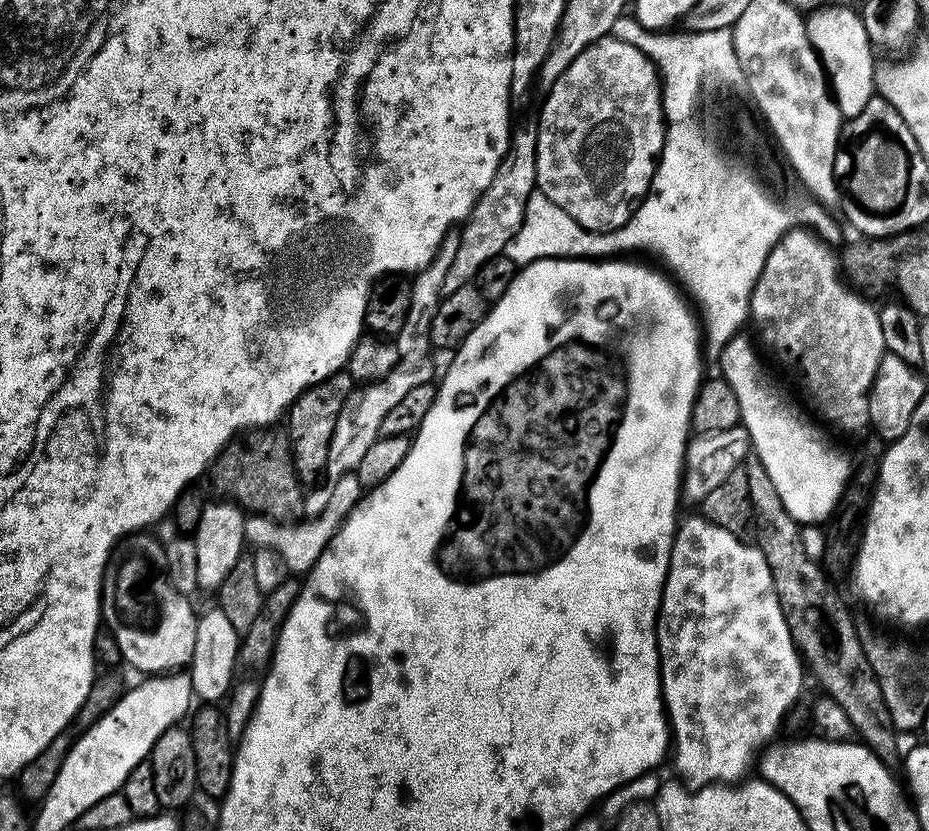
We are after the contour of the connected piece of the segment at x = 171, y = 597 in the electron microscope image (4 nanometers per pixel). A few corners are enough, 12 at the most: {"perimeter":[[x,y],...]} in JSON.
{"perimeter":[[116,545],[100,611],[140,674],[191,665],[197,613],[165,545]]}

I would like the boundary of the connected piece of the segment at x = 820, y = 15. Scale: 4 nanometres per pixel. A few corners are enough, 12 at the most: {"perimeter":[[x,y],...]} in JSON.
{"perimeter":[[851,6],[807,17],[838,110],[874,95],[874,47]]}

